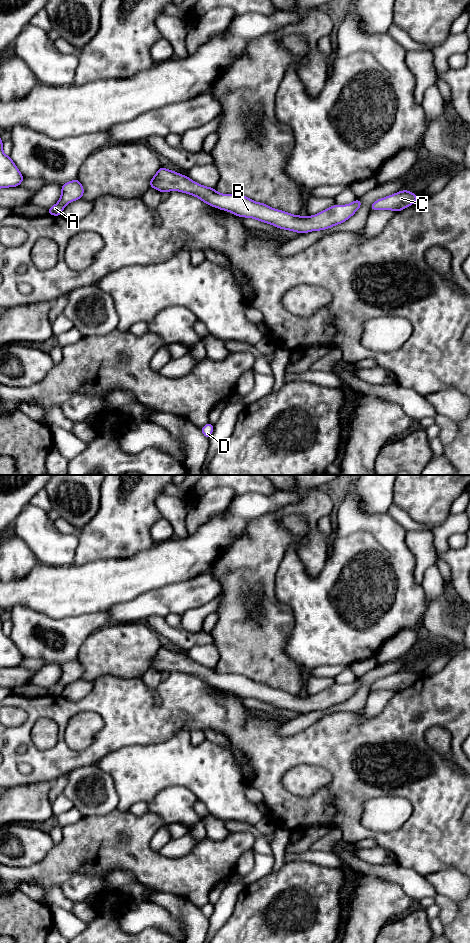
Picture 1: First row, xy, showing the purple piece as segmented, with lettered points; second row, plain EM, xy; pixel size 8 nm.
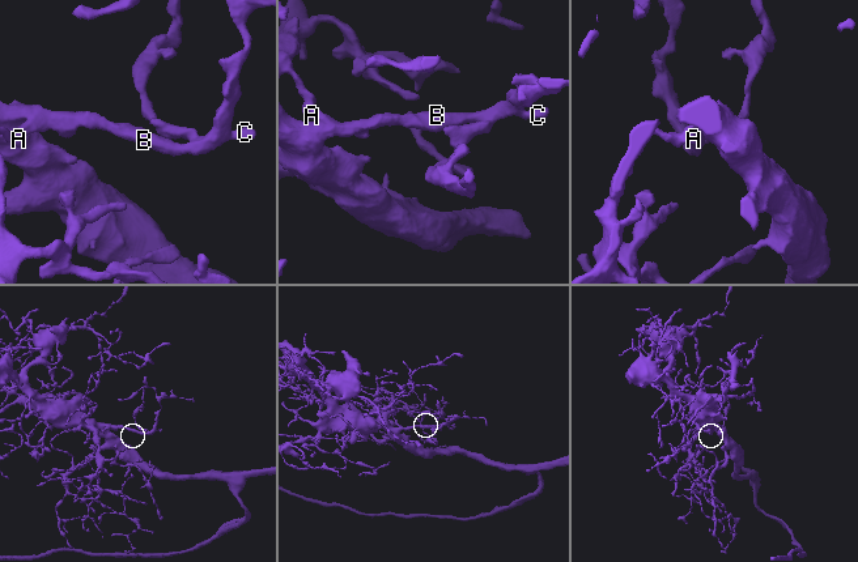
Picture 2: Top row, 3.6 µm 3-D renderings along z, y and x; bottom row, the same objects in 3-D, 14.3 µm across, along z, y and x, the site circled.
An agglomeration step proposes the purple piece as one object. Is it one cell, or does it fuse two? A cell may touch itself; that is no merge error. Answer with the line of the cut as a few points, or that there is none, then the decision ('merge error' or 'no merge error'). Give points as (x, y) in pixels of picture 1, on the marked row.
no cut; no merge error

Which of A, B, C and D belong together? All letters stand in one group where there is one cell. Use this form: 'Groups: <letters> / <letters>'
Groups: A B C D

